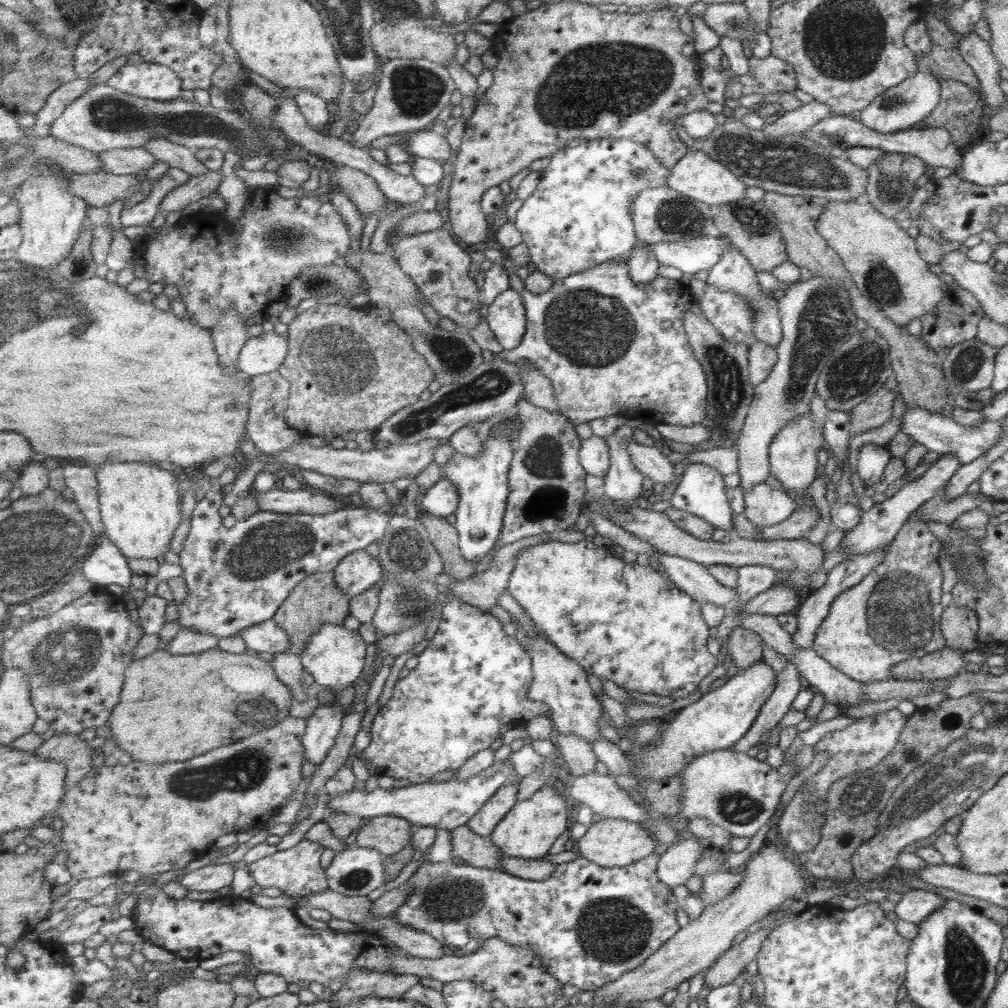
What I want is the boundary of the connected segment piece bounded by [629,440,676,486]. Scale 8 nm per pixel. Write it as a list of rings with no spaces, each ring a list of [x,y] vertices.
[[[634,440],[629,446],[633,456],[634,464],[641,470],[645,476],[649,476],[654,483],[664,483],[670,485],[676,480],[675,463],[663,454],[660,448],[656,446],[646,446]]]

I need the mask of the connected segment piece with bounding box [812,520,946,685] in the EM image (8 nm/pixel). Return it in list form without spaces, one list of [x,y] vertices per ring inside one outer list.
[[[906,521],[898,531],[898,534],[893,538],[893,541],[886,549],[886,554],[882,562],[878,563],[876,568],[872,569],[870,574],[867,574],[858,584],[847,588],[842,594],[839,594],[834,599],[830,607],[828,616],[822,621],[818,632],[816,633],[812,648],[816,651],[818,656],[827,660],[836,670],[842,671],[845,676],[850,677],[851,680],[862,682],[862,685],[868,685],[873,681],[888,681],[892,679],[891,668],[899,662],[908,660],[910,658],[920,658],[924,655],[930,654],[932,651],[940,650],[946,646],[946,640],[941,633],[940,623],[943,609],[945,608],[940,601],[942,596],[942,569],[939,565],[939,556],[941,554],[941,542],[939,538],[935,537],[928,529],[928,524],[919,523],[918,521]]]

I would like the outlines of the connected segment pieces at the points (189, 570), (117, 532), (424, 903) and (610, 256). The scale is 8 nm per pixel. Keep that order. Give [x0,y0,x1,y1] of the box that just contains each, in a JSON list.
[[178,486,393,638],[97,462,182,559],[396,850,682,992],[517,139,671,281]]

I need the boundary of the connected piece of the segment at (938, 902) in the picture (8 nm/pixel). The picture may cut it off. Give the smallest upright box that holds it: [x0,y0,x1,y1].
[894,889,946,924]

